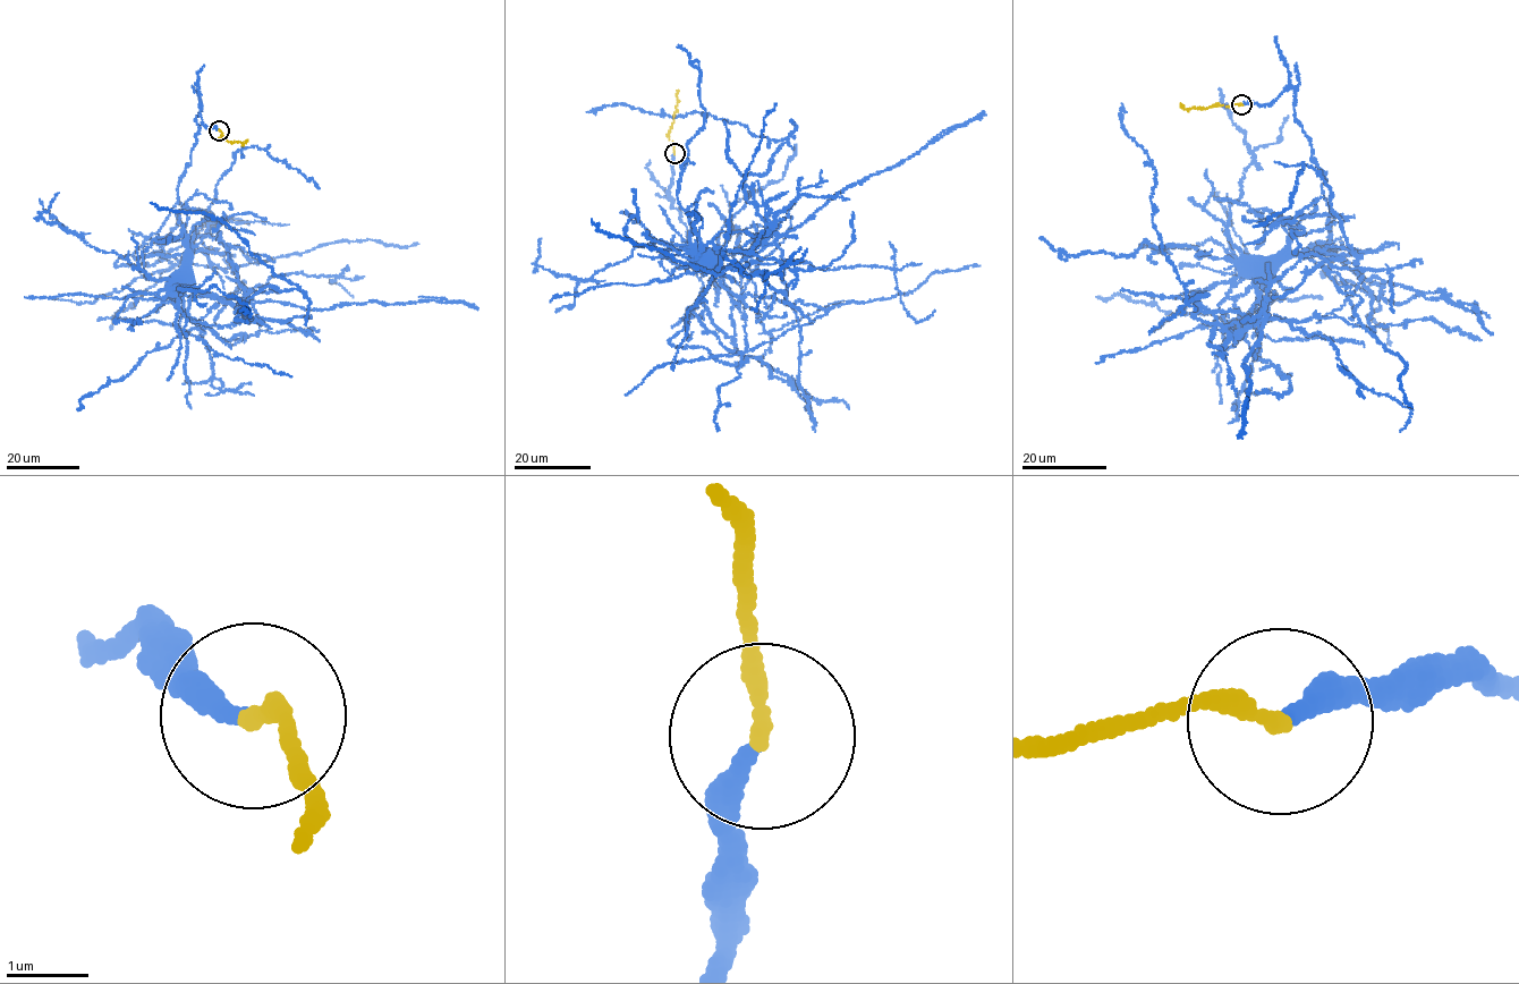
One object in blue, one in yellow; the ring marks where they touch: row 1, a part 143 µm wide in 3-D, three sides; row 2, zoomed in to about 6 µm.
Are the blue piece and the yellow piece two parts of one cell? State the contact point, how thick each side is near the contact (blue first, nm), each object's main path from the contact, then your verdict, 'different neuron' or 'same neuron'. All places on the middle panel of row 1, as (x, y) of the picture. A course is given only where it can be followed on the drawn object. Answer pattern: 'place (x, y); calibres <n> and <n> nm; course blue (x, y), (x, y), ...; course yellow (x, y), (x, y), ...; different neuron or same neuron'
place (675, 153); calibres 260 and 240 nm; course blue (675, 154), (667, 192), (703, 286), (670, 344), (758, 358), (791, 383), (697, 316), (715, 270), (692, 255); course yellow (675, 153), (668, 133), (676, 110), (678, 90); different neuron

